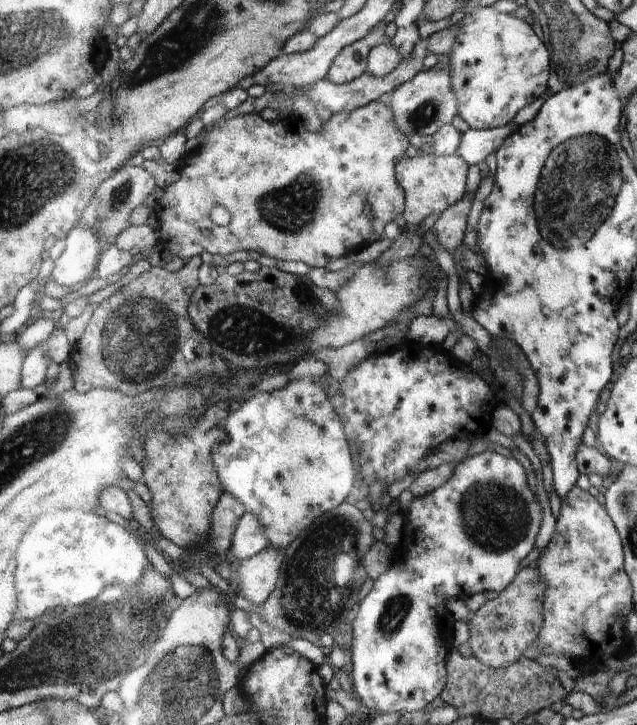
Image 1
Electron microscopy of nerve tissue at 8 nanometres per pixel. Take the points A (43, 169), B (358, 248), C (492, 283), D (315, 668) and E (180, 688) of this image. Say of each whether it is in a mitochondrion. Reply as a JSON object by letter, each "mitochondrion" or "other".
{"A":"mitochondrion","B":"other","C":"other","D":"other","E":"mitochondrion"}

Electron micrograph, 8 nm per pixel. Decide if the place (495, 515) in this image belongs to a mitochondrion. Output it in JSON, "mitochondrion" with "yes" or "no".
{"mitochondrion":"yes"}

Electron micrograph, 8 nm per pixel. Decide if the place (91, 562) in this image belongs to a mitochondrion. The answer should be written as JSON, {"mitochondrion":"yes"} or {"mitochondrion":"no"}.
{"mitochondrion":"no"}

